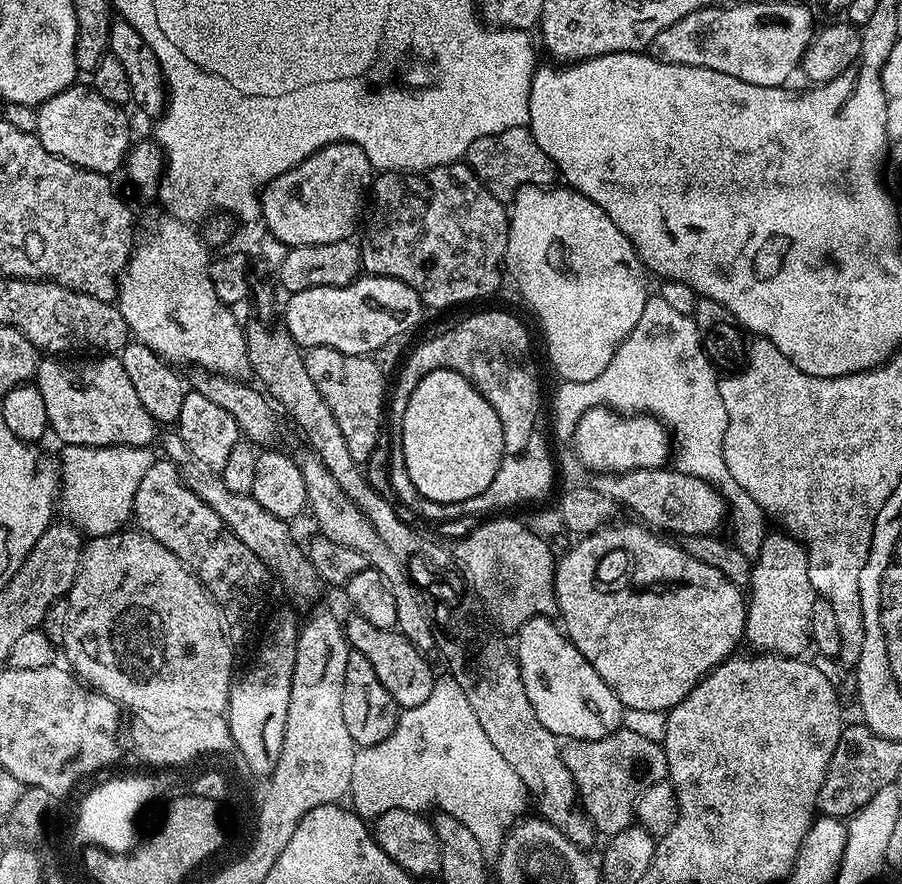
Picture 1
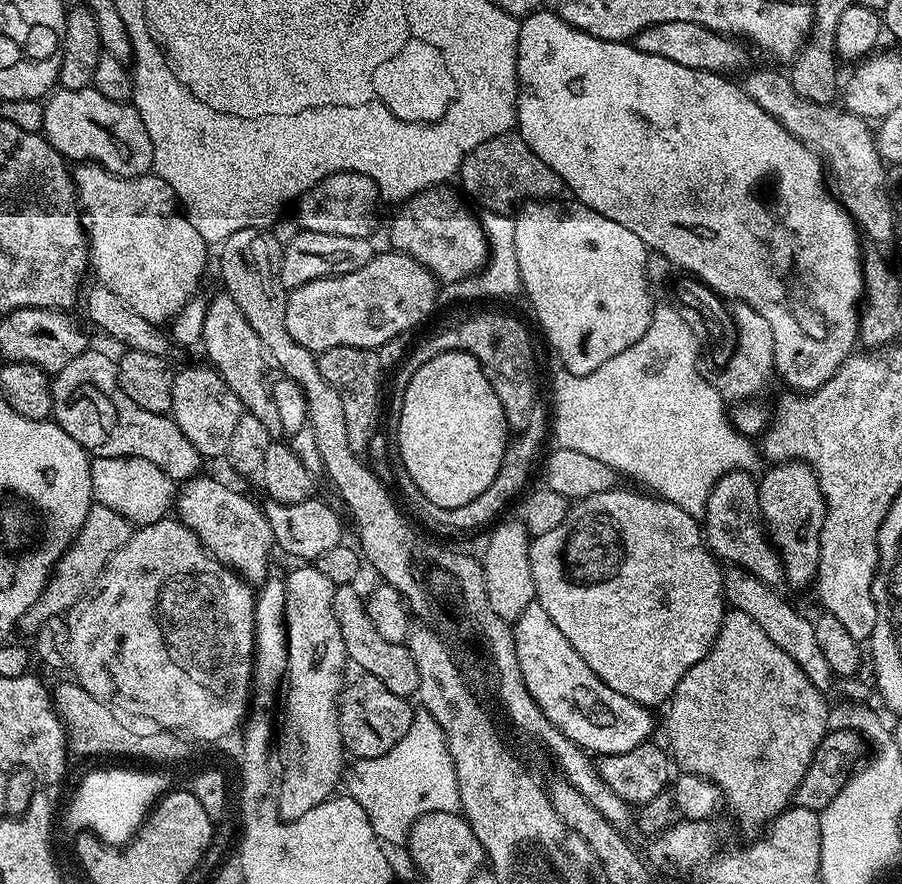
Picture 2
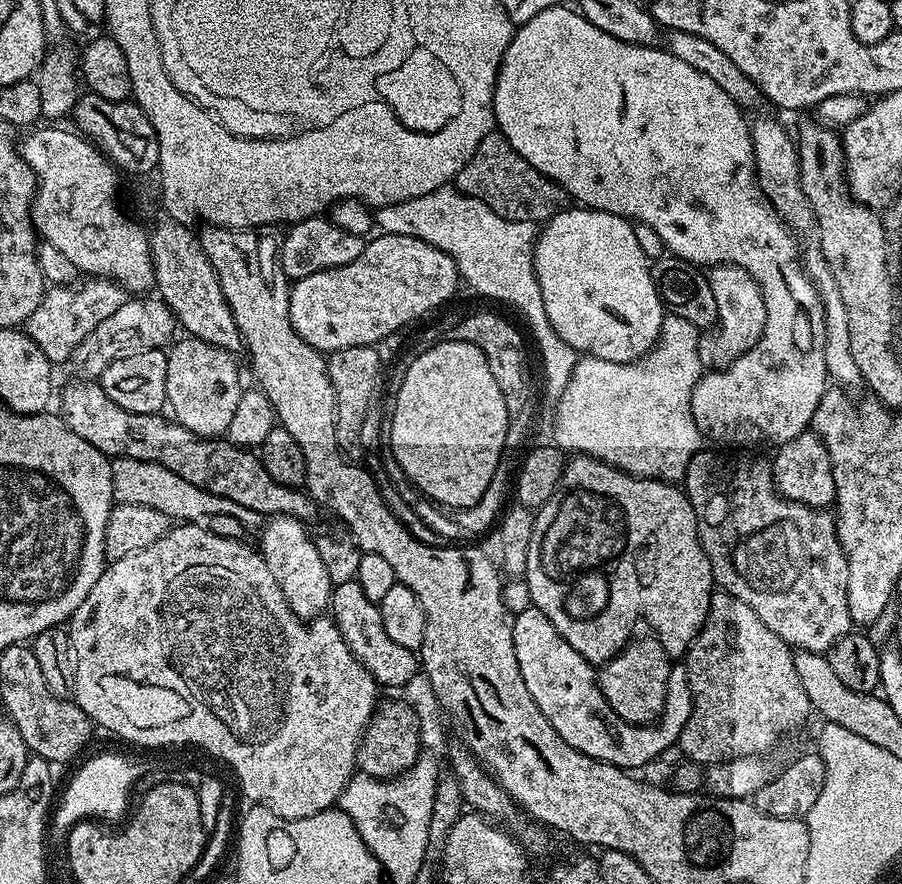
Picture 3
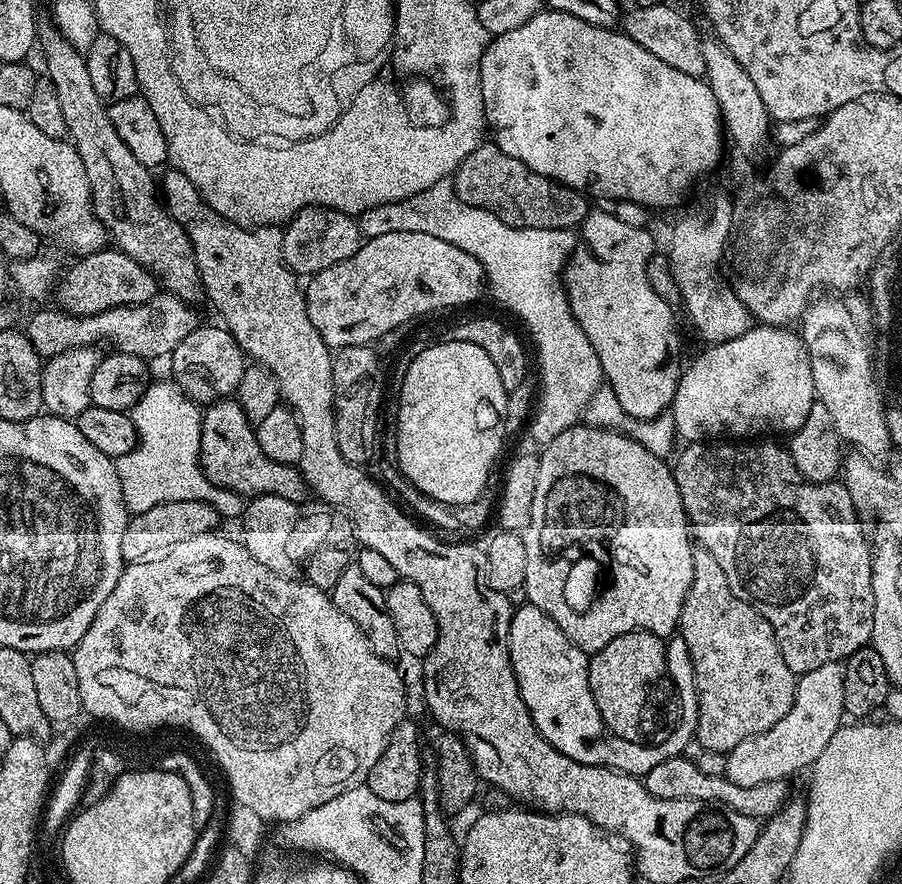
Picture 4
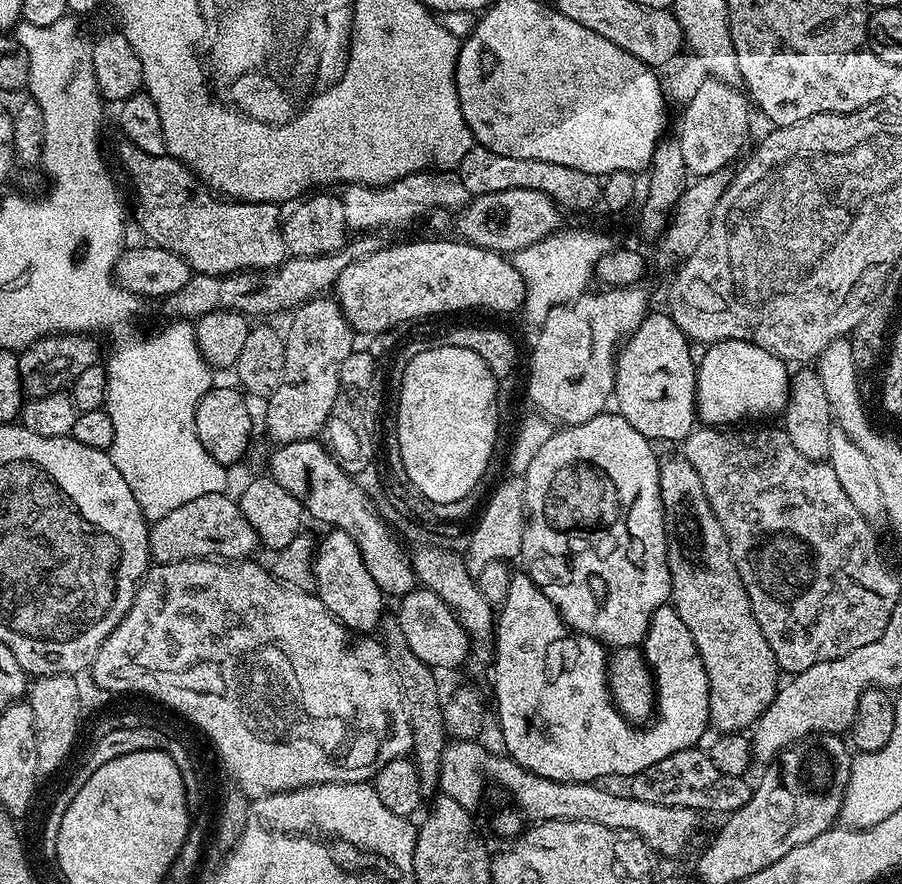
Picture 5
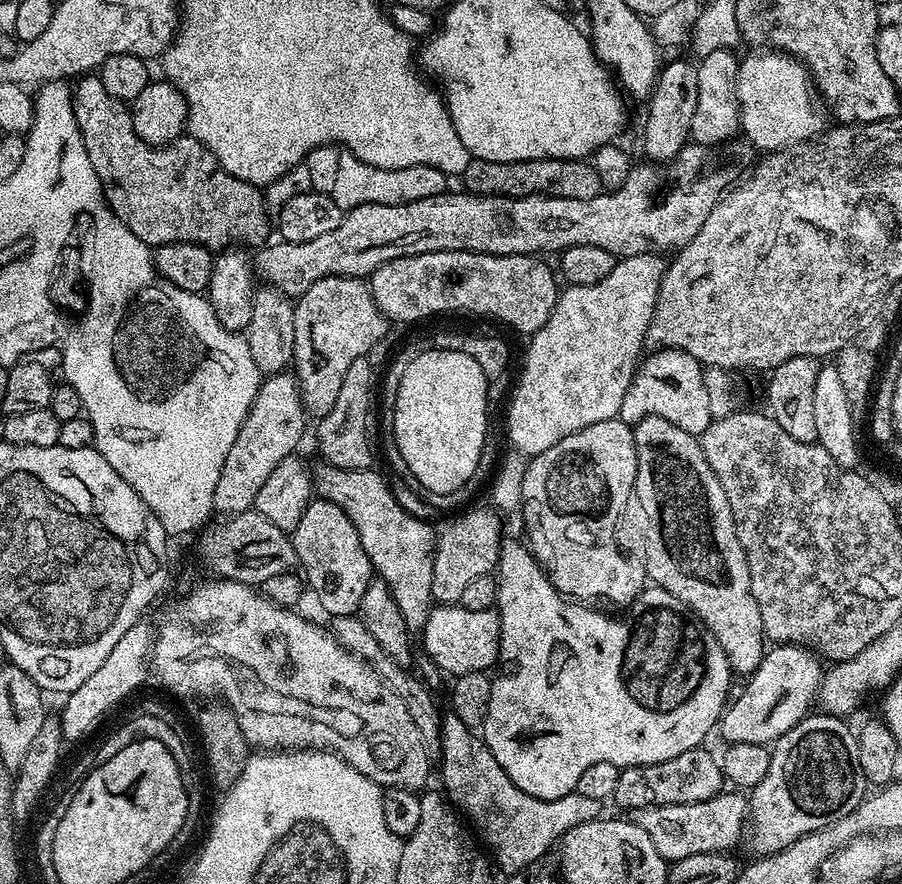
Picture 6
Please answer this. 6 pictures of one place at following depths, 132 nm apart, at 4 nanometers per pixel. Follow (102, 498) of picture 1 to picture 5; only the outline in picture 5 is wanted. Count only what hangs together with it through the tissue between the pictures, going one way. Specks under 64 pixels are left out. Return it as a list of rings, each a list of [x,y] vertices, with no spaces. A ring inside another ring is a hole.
[[[179,318],[173,319],[168,323],[172,324],[158,329],[157,332],[150,333],[149,336],[140,336],[137,340],[128,340],[125,344],[118,345],[113,350],[108,364],[106,360],[108,385],[106,386],[106,394],[104,395],[104,408],[112,420],[112,447],[110,449],[110,455],[114,466],[118,466],[118,474],[122,474],[122,478],[126,478],[126,486],[130,486],[130,490],[142,510],[144,519],[149,522],[170,514],[170,510],[178,510],[178,506],[186,506],[186,502],[194,502],[194,498],[202,498],[202,494],[224,492],[228,484],[229,469],[225,465],[219,464],[211,456],[206,450],[206,446],[202,446],[202,442],[196,433],[196,407],[198,406],[198,402],[214,386],[214,380],[212,380],[212,375],[214,375],[213,369],[204,361],[204,355],[200,353],[200,347],[196,344],[195,327],[189,321]]]

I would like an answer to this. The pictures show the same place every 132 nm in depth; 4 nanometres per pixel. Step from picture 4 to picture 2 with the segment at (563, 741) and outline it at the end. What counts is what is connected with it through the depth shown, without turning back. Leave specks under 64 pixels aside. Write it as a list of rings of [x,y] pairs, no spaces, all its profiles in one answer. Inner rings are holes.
[[[533,602],[526,606],[516,619],[512,633],[526,690],[530,690],[542,714],[546,714],[546,718],[550,718],[553,726],[566,734],[570,742],[601,757],[626,754],[651,737],[648,735],[652,732],[653,709],[610,690],[610,686],[606,686],[606,682],[602,682],[598,674],[582,662],[578,650],[566,642],[562,630],[550,622],[550,614],[546,614],[540,604]]]

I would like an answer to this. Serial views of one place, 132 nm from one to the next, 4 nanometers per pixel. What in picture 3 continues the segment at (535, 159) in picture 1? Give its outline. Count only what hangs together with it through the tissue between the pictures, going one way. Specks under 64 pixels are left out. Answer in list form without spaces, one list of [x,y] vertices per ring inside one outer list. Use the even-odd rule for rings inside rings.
[[[498,130],[486,134],[486,138],[478,142],[478,150],[474,150],[462,170],[458,170],[454,184],[470,198],[486,202],[494,214],[507,220],[530,222],[537,226],[543,225],[570,204],[570,197],[564,188],[546,178],[546,174],[534,170],[534,166],[518,155],[514,146],[510,146],[508,139]]]

